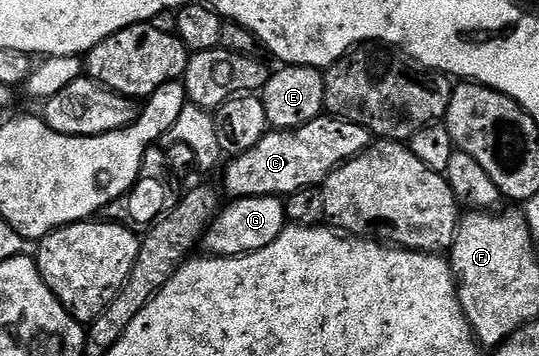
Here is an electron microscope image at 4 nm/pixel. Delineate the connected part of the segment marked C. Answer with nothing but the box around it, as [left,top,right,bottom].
[222,114,372,198]

